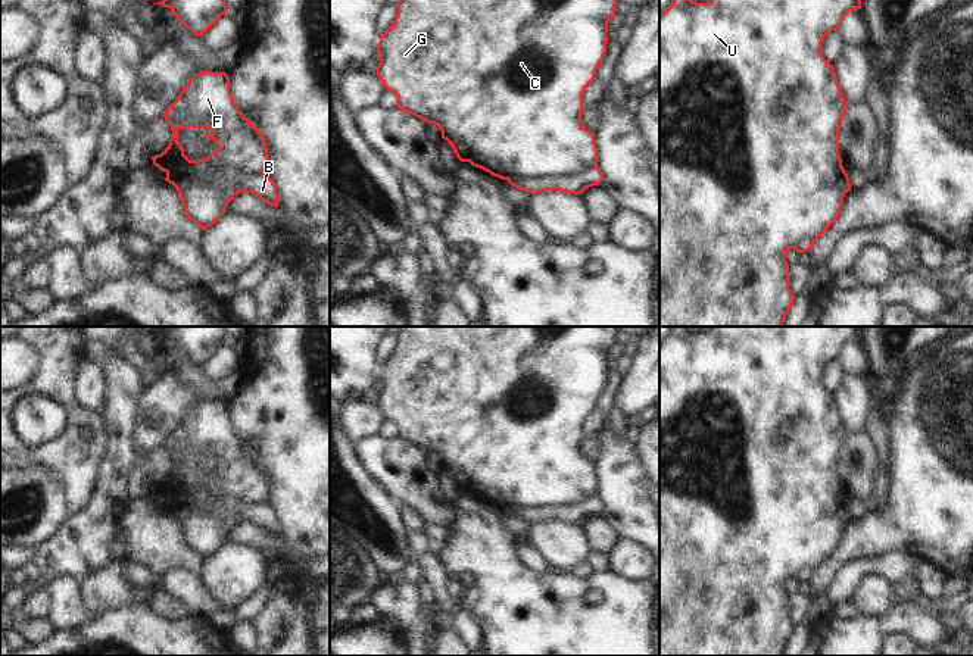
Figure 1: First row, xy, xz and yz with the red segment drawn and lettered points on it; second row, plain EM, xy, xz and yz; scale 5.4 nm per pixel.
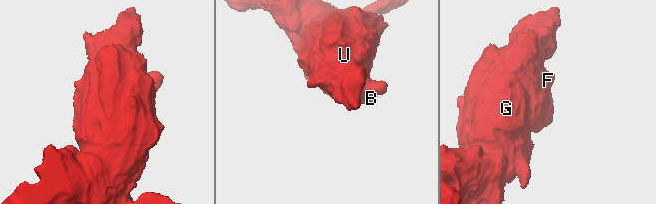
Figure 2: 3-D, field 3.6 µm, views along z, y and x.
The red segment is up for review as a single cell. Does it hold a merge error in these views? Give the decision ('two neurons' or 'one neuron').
two neurons

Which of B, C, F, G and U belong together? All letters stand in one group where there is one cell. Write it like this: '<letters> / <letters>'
B / C F G U

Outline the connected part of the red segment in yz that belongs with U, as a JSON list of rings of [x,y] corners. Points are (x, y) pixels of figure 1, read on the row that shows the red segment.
[[[673,0],[659,16],[659,327],[782,327],[795,296],[789,290],[789,265],[786,252],[810,252],[818,237],[838,219],[845,193],[839,181],[845,174],[839,154],[839,128],[848,106],[839,87],[833,65],[821,54],[821,43],[827,34],[839,29],[849,10],[861,9],[861,0],[711,0],[696,3],[692,0]]]

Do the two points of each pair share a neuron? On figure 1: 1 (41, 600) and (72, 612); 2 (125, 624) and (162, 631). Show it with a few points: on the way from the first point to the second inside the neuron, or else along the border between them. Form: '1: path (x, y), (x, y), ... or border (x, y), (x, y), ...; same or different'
1: border (41, 589), (49, 599), (47, 617); different
2: path (134, 631), (153, 631); same

